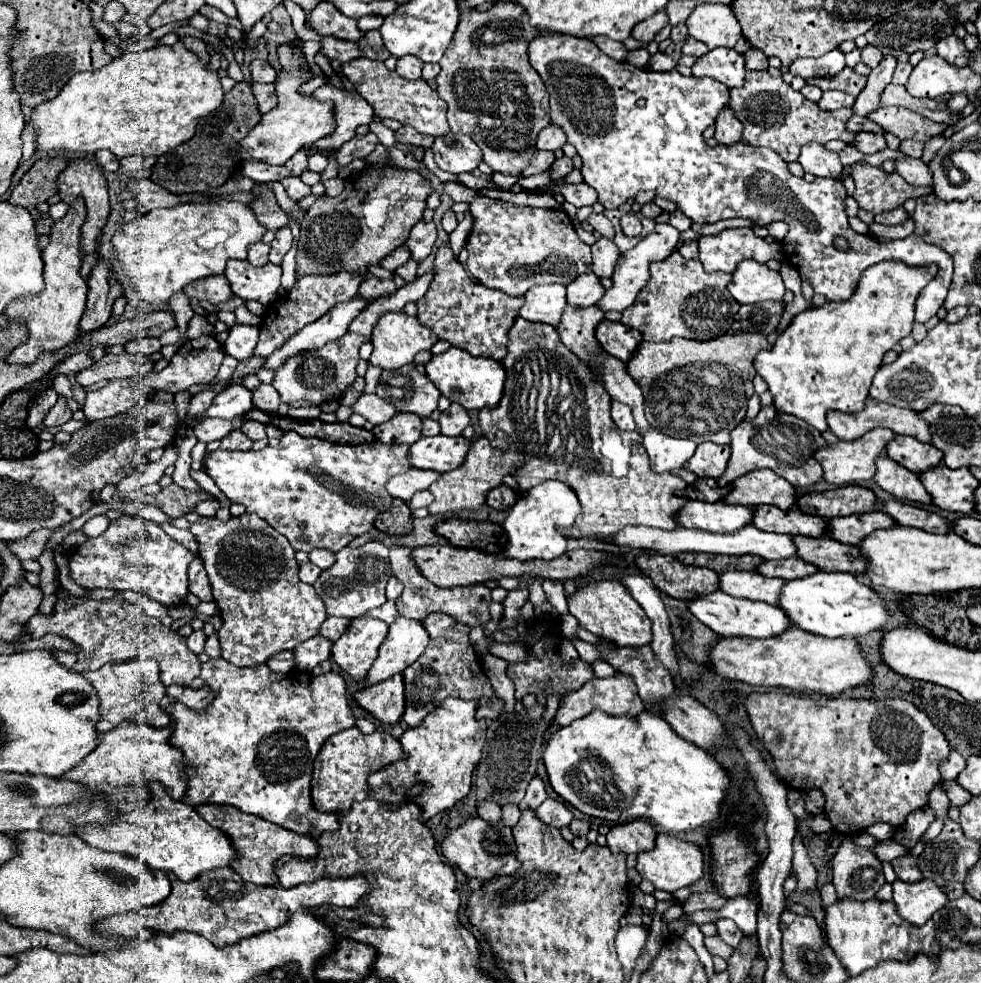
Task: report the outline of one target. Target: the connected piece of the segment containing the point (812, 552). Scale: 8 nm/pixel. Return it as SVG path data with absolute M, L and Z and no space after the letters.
M795 535L793 543L797 547L797 557L819 567L821 571L843 571L843 573L859 575L867 567L857 547L843 545L827 535L815 537L815 539Z

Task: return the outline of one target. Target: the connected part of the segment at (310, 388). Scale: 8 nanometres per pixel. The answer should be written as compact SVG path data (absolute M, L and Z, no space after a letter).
M345 333L341 339L335 339L331 343L325 343L317 349L303 351L299 355L289 357L273 377L273 387L279 391L281 401L285 403L295 403L299 399L305 401L339 401L343 391L351 387L355 381L355 365L359 361L359 347L367 343L369 339L357 333Z

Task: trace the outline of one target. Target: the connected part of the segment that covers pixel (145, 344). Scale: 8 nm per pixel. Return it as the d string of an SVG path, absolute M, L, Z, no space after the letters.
M143 337L143 339L133 339L125 345L125 351L129 353L141 353L141 355L153 355L161 349L161 341L153 337Z

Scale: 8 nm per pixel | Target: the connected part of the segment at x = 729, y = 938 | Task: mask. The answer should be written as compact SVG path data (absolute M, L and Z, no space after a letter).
M719 919L717 929L719 929L721 939L723 939L725 943L729 943L733 949L737 949L739 941L743 939L743 933L741 933L741 931L735 927L735 923L731 923L729 919L727 919L727 921L725 921L725 919Z

